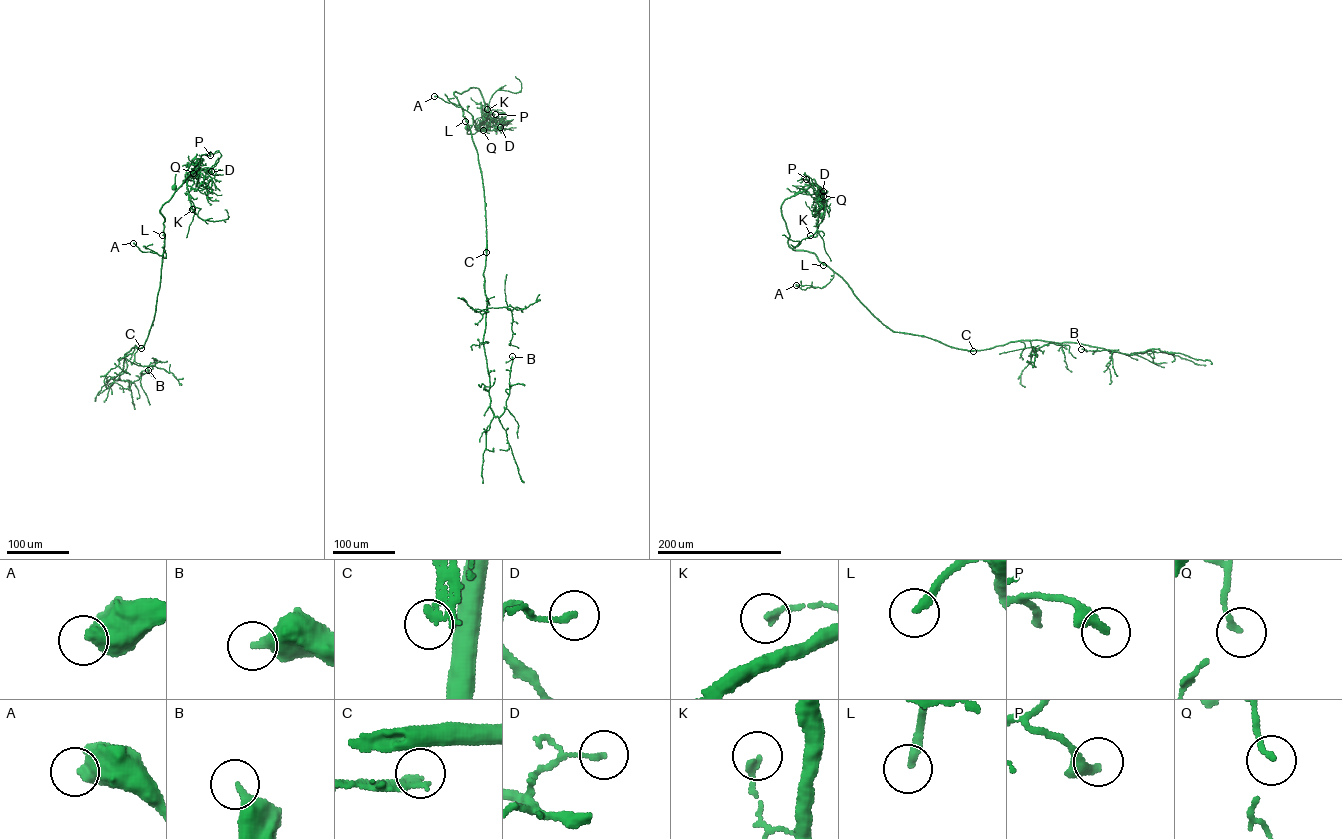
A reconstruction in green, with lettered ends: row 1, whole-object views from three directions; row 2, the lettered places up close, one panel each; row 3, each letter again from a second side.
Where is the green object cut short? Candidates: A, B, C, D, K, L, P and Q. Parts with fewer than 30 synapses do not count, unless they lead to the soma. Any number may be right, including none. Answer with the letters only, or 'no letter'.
L

